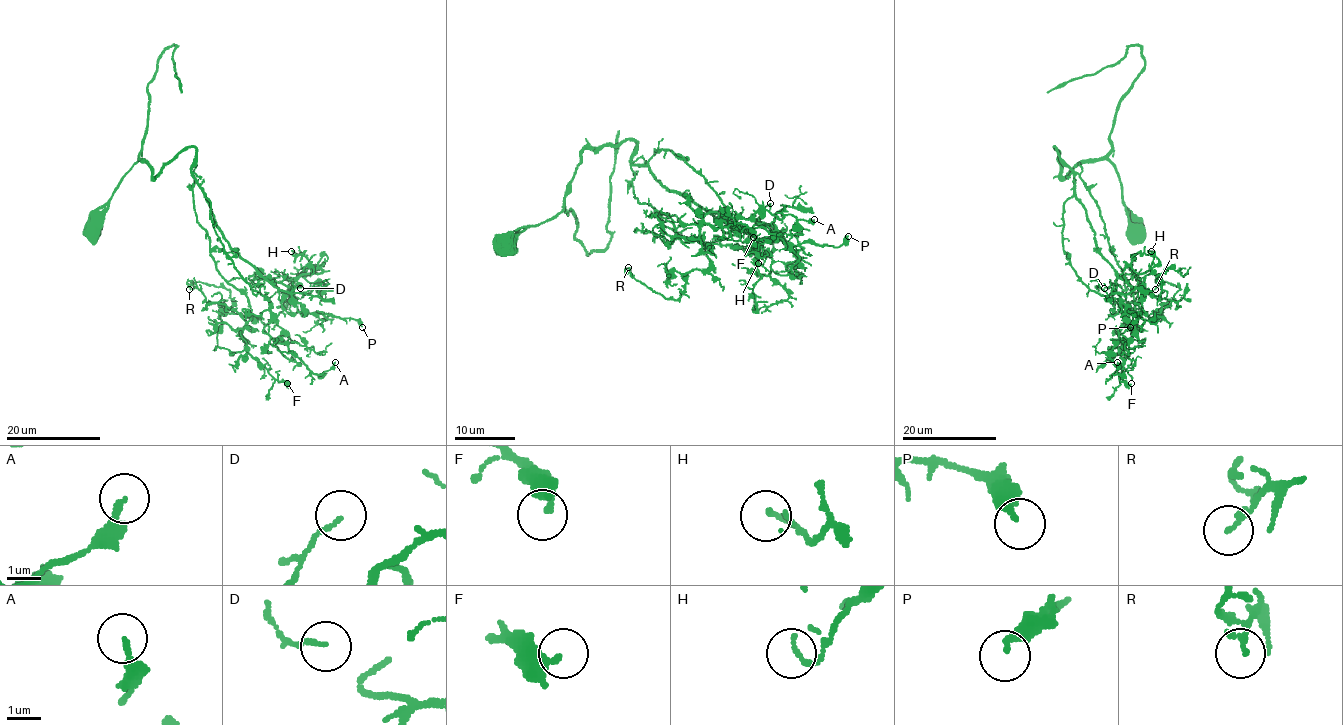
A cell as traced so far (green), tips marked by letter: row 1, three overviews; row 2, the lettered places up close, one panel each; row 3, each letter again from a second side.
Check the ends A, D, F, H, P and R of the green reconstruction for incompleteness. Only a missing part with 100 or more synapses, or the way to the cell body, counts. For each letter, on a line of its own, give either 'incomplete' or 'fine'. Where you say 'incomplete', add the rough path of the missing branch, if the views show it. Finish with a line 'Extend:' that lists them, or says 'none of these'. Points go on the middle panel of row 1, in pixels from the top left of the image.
A: fine
D: fine
F: fine
H: fine
P: fine
R: fine
Extend: none of these

